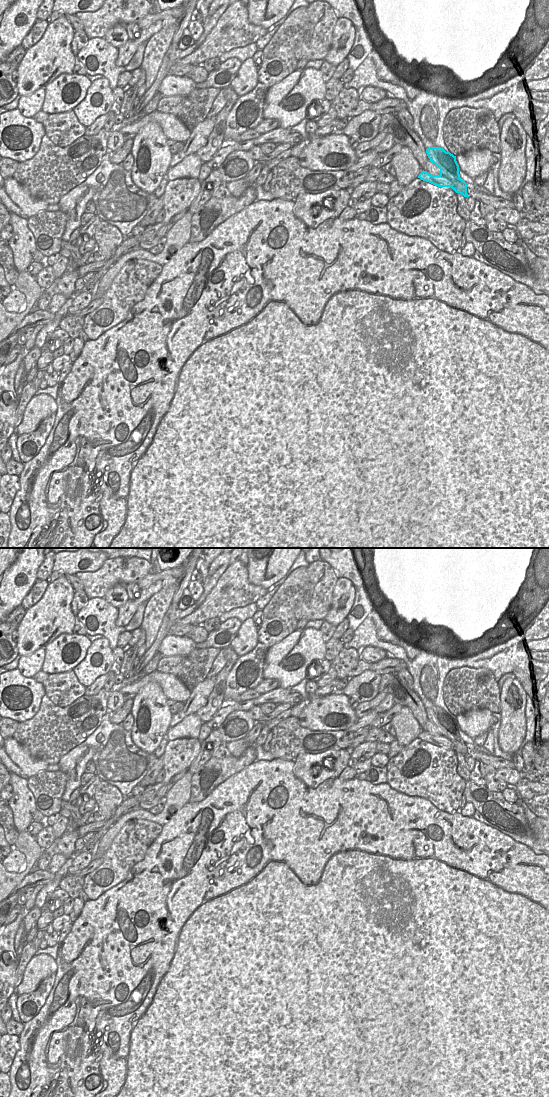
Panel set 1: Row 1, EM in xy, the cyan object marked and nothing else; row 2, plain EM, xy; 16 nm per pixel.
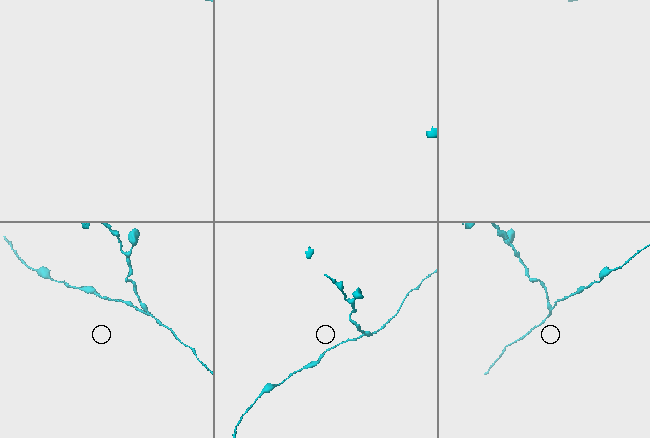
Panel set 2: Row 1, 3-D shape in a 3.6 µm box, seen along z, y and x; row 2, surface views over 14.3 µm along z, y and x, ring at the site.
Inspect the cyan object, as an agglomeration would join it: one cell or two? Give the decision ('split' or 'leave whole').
split

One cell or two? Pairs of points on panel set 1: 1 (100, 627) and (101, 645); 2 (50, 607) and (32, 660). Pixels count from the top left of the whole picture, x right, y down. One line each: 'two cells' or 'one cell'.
1: two cells
2: two cells

